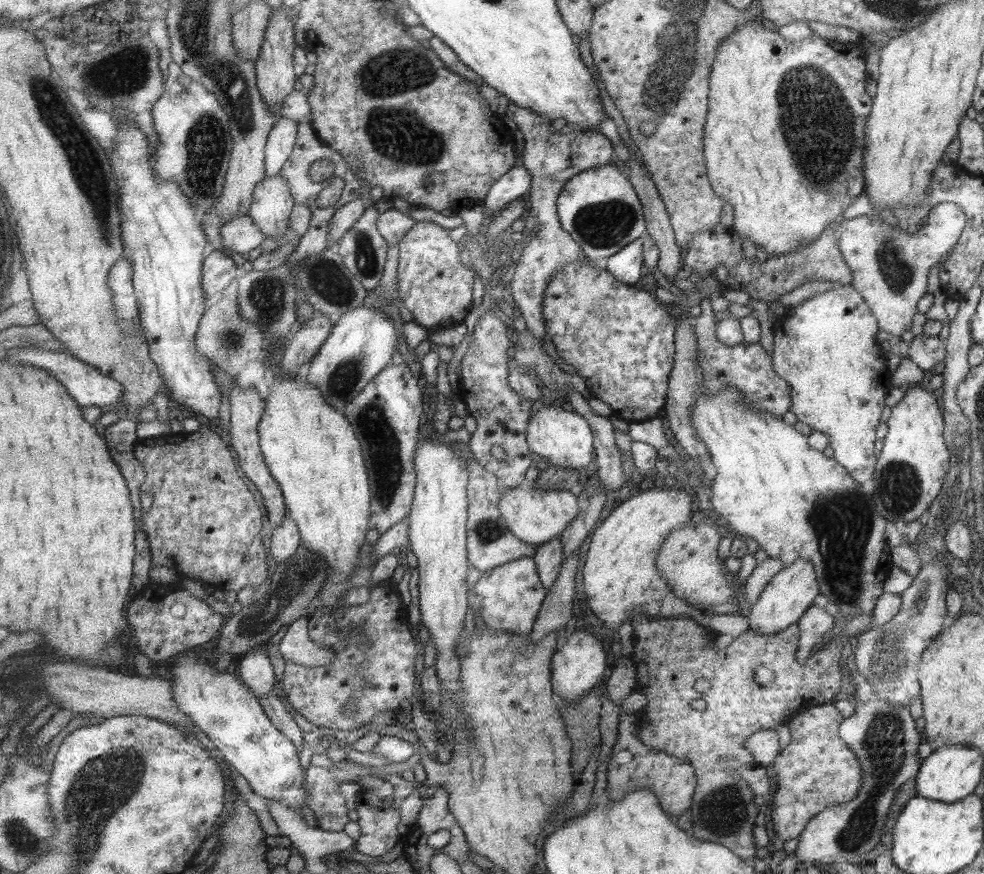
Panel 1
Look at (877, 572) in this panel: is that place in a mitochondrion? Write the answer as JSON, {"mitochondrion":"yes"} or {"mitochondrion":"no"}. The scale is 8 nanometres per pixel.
{"mitochondrion":"yes"}

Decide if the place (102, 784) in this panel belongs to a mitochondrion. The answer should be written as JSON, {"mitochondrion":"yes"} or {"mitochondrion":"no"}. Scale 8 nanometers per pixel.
{"mitochondrion":"yes"}

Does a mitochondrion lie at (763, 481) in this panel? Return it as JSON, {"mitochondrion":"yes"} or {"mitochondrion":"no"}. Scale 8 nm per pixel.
{"mitochondrion":"no"}

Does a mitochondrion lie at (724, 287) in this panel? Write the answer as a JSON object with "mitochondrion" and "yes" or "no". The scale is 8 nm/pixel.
{"mitochondrion":"no"}

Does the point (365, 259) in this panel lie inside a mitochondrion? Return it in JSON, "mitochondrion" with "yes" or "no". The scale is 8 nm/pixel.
{"mitochondrion":"yes"}

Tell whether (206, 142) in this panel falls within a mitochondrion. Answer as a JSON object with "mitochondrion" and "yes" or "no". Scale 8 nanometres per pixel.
{"mitochondrion":"yes"}

